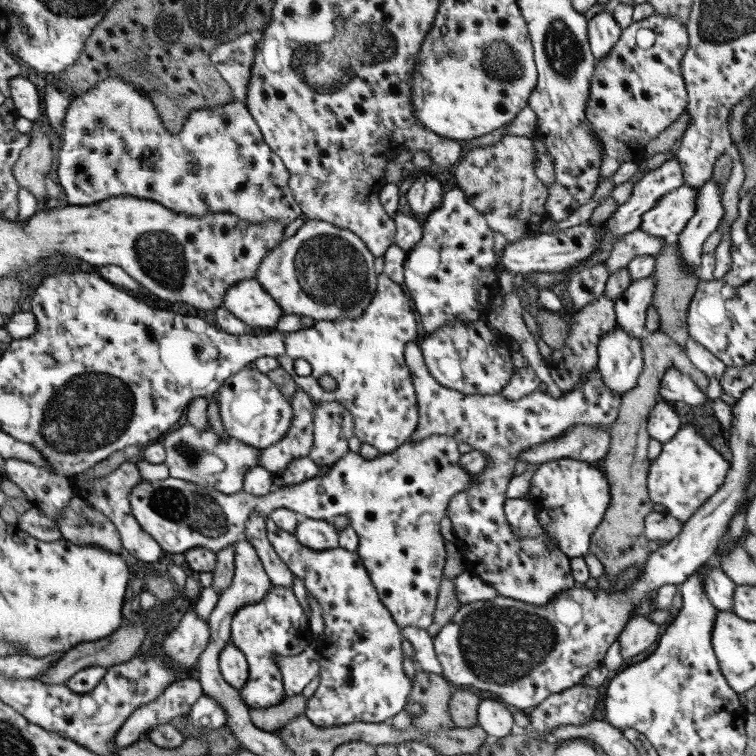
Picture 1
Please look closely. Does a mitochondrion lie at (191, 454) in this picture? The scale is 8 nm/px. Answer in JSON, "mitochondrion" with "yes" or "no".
{"mitochondrion":"yes"}

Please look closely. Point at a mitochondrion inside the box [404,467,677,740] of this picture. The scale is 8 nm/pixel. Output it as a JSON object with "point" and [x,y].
{"point":[500,644]}

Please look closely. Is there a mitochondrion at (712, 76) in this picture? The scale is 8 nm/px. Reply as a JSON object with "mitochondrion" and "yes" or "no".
{"mitochondrion":"no"}

